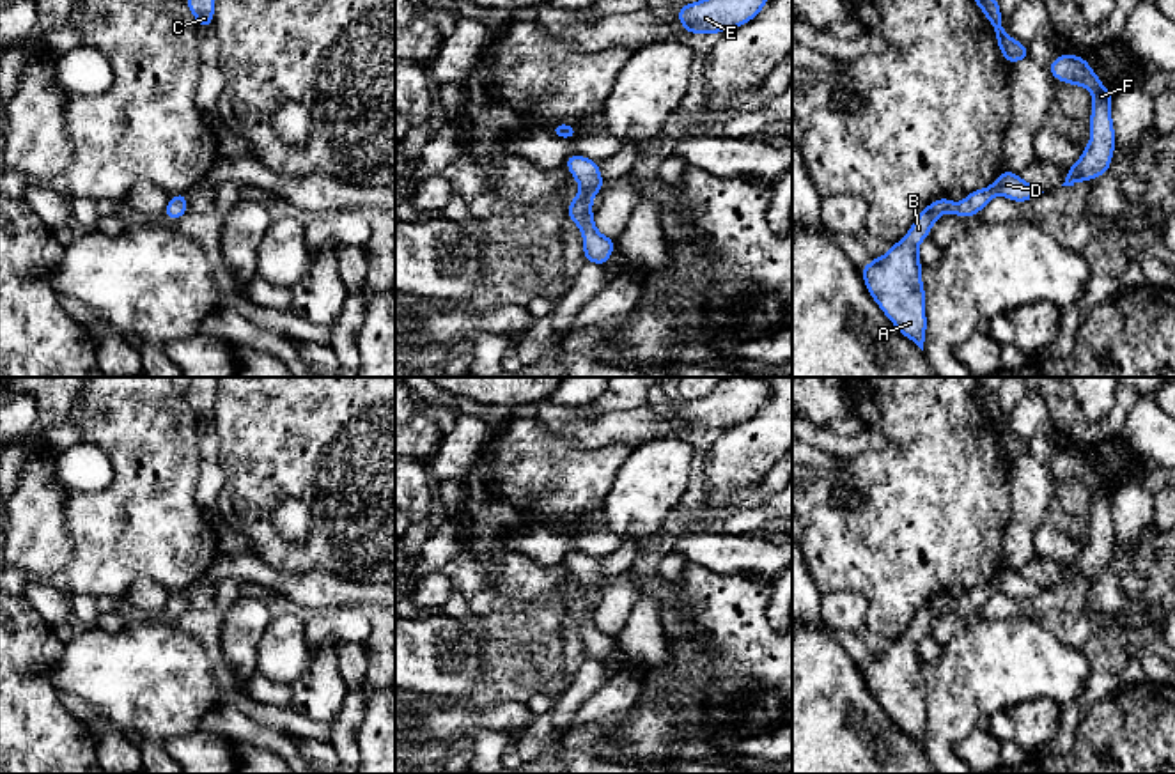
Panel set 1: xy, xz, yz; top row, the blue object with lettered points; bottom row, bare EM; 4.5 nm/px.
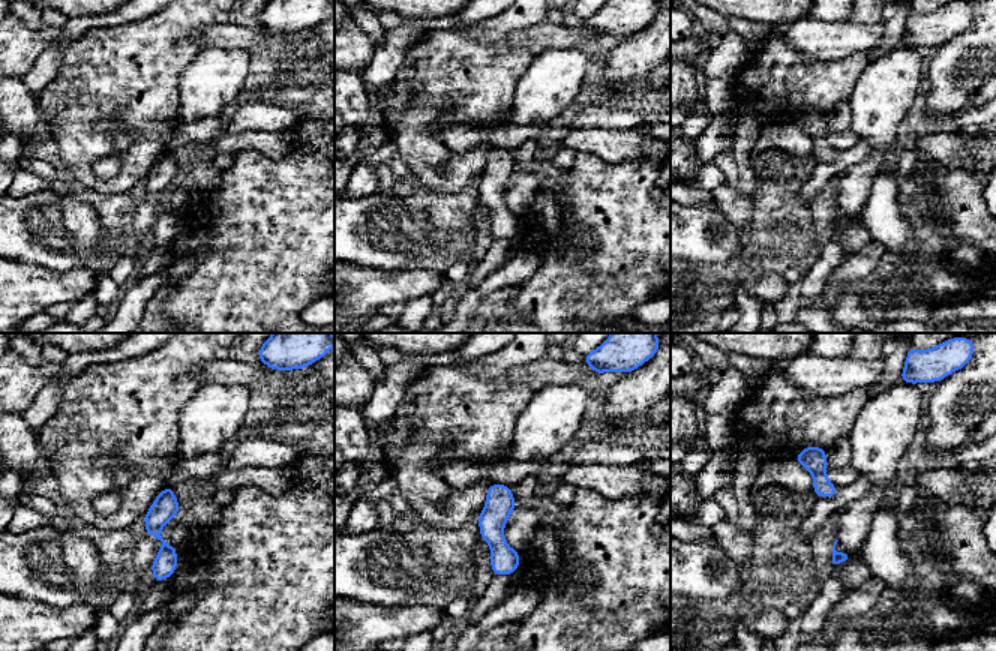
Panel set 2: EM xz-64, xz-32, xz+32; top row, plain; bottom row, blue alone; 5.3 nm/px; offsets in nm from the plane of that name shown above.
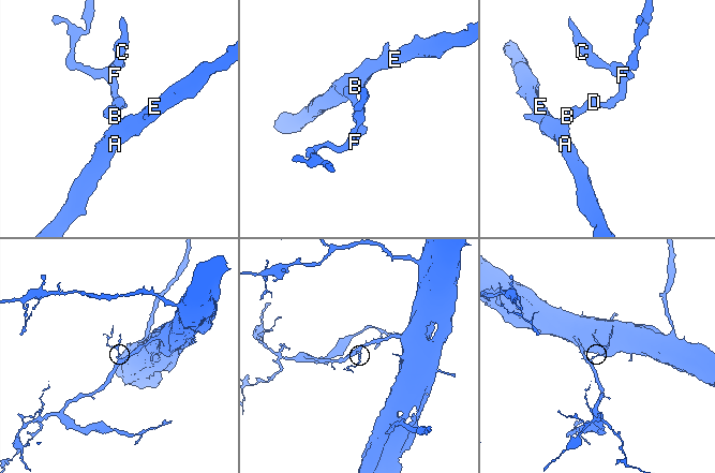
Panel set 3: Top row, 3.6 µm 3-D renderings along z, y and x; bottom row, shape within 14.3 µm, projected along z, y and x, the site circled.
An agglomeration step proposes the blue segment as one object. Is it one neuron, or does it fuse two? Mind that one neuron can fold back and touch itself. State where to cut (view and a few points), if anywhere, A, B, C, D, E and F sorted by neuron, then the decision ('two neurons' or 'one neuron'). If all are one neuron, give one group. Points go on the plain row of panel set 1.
no cut | A B C D E F | one neuron

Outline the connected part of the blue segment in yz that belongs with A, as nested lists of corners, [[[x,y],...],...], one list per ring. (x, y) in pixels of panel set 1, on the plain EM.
[[[1005,565],[991,583],[968,590],[959,600],[945,592],[925,602],[906,632],[891,641],[888,650],[874,654],[872,659],[860,664],[870,694],[890,719],[923,747],[927,710],[925,684],[920,671],[923,661],[918,643],[930,634],[932,622],[943,609],[952,609],[957,615],[973,615],[998,592],[1024,600],[1042,590],[1039,583],[1023,577],[1019,570]]]

